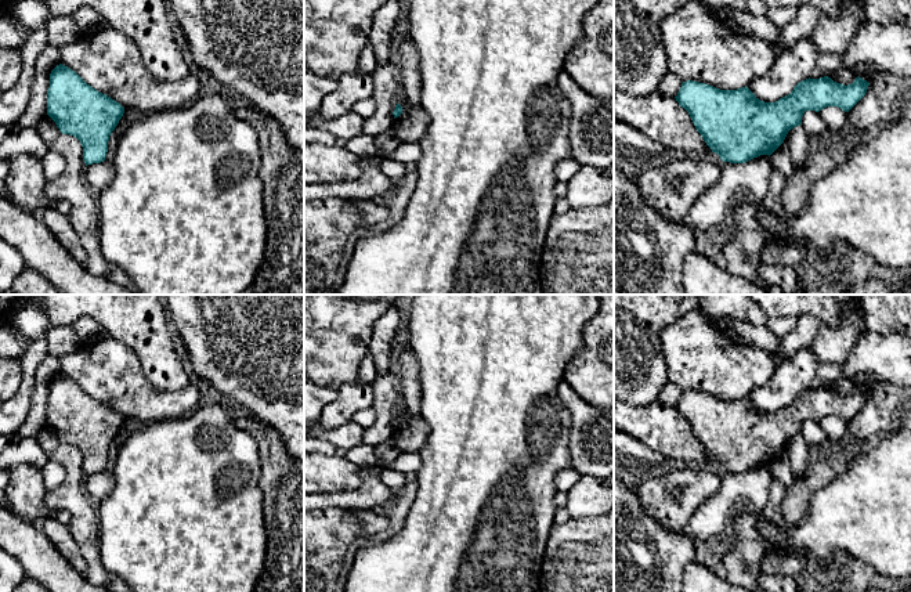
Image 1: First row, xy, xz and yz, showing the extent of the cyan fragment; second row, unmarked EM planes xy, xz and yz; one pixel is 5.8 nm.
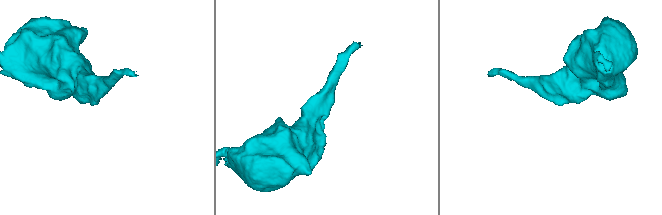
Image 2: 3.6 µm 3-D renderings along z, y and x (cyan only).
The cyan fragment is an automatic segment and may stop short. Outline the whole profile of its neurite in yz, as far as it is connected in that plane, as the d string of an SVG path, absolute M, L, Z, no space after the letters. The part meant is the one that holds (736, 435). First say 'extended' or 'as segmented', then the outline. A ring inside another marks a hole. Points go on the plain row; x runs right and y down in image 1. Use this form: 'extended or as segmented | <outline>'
as segmented | M831 387L806 389L799 391L791 404L776 412L760 411L746 396L737 400L720 400L713 396L687 390L675 407L684 418L697 441L712 462L723 472L745 473L760 465L771 465L785 450L788 441L802 434L806 420L820 422L827 416L838 416L849 422L867 403L870 393L856 387L852 394L840 394Z

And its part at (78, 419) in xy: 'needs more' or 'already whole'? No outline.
already whole

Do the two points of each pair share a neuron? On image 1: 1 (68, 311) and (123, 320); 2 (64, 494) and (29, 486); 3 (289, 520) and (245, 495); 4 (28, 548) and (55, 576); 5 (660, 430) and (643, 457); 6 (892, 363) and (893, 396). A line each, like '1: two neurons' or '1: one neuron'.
1: one neuron
2: two neurons
3: two neurons
4: one neuron
5: two neurons
6: two neurons

